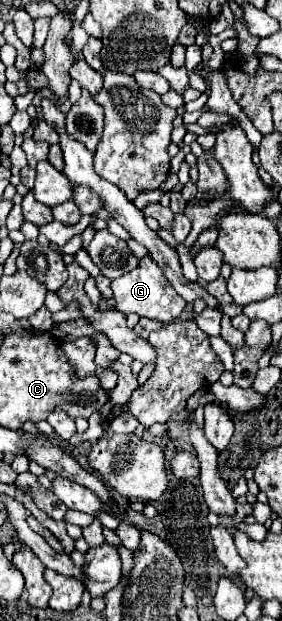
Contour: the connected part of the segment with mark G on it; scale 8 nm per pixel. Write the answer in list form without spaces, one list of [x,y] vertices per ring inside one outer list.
[[[143,257],[137,271],[129,271],[123,277],[113,279],[111,291],[113,291],[113,297],[115,297],[115,309],[117,311],[121,311],[125,315],[137,313],[139,317],[155,319],[155,321],[161,321],[161,323],[175,321],[185,307],[185,301],[181,299],[181,295],[177,295],[177,291],[171,287],[167,277],[163,275],[161,267],[151,257]]]

